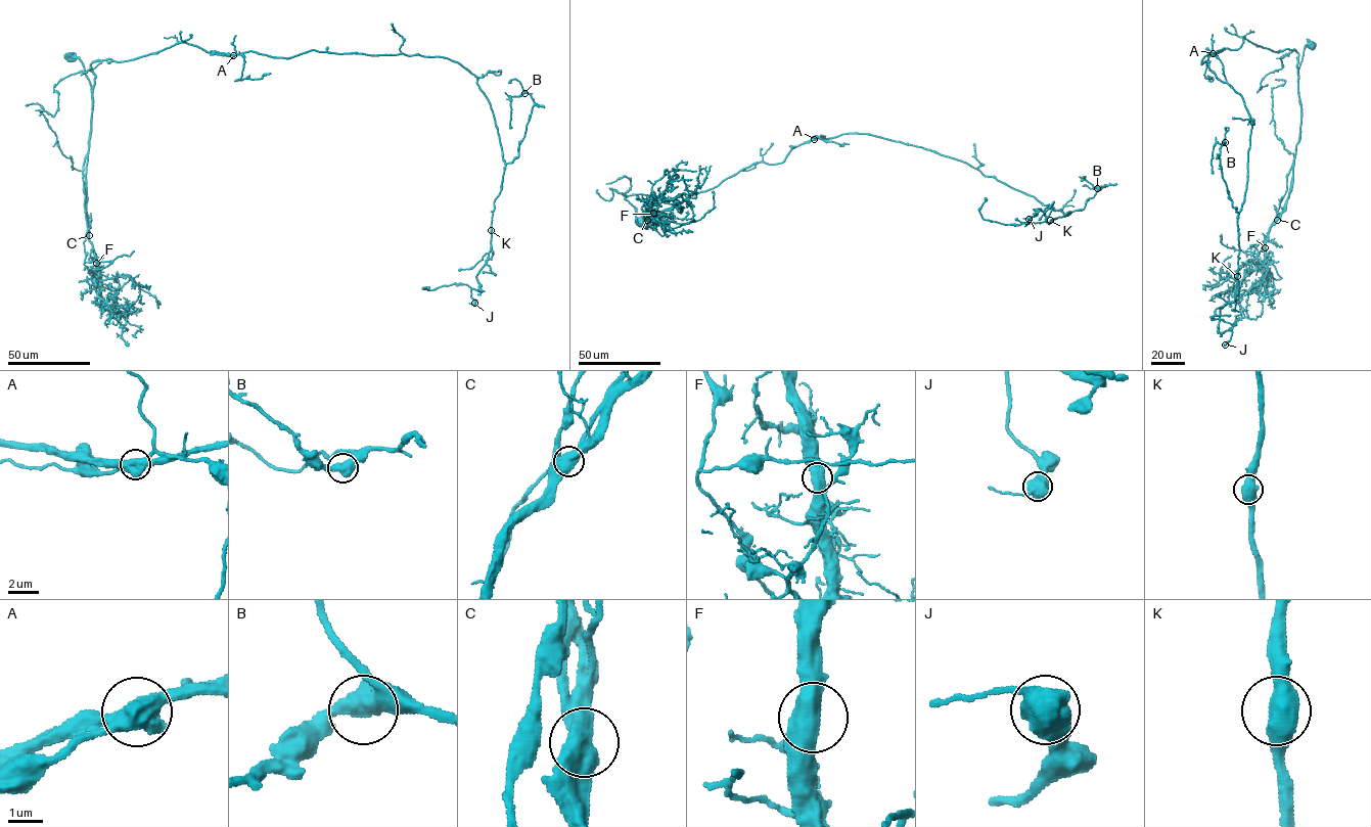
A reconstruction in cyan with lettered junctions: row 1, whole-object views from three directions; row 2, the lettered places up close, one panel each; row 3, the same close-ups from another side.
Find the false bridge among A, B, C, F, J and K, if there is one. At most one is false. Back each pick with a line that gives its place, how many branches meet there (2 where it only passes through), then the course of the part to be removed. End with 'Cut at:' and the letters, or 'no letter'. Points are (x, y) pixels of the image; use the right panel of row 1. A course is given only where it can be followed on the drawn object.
A: Place: (1213, 53). Branches: 2. Course of the part to remove: (1213, 53), (1207, 57), (1204, 74), (1210, 81), (1210, 78)
Cut at: A

